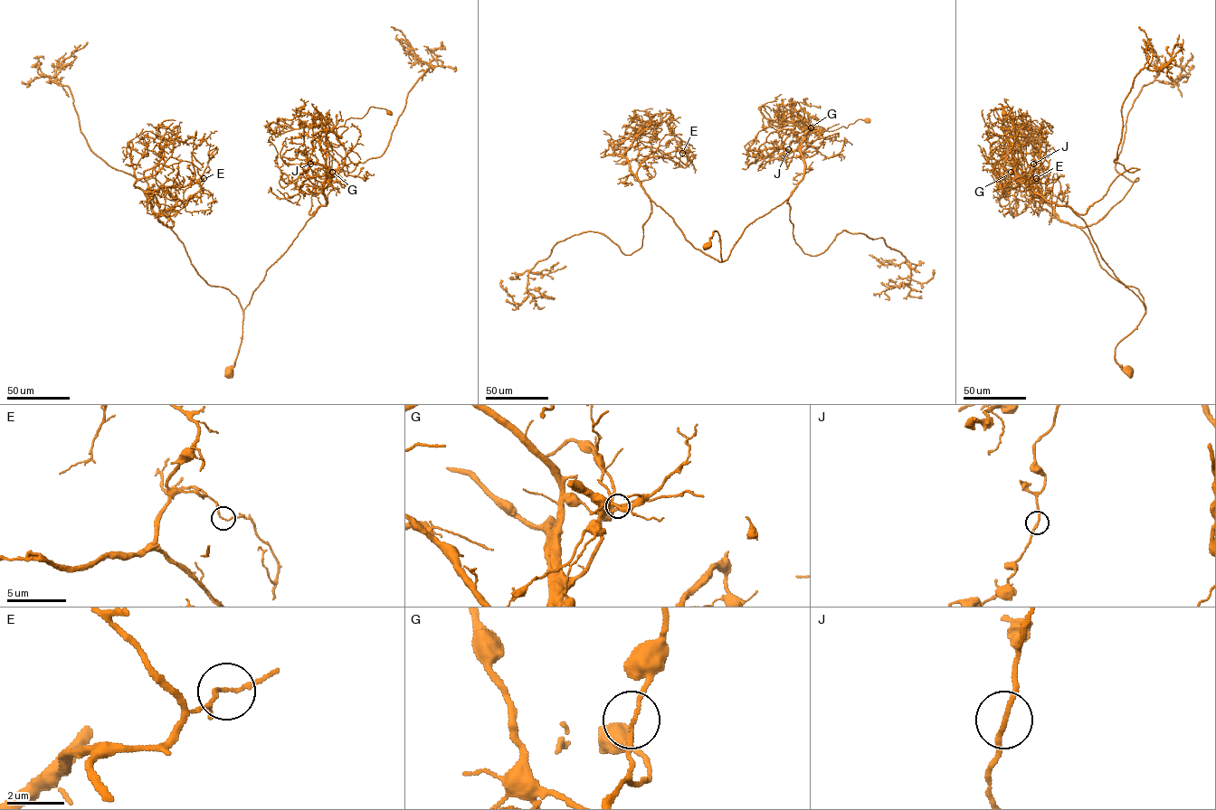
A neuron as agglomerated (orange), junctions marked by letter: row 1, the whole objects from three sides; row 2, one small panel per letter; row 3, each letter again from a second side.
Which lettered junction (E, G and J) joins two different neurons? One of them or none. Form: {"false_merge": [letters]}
{"false_merge": ["G"]}

